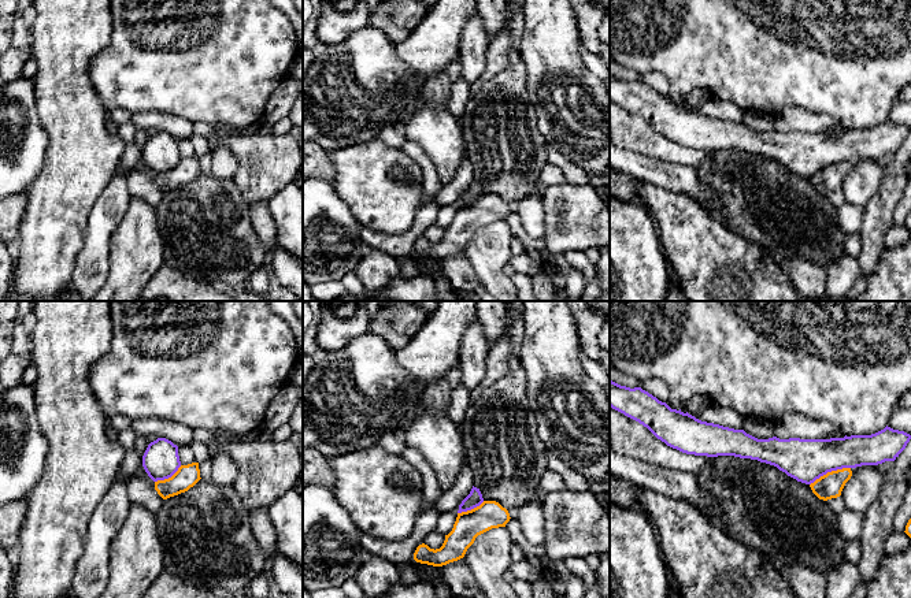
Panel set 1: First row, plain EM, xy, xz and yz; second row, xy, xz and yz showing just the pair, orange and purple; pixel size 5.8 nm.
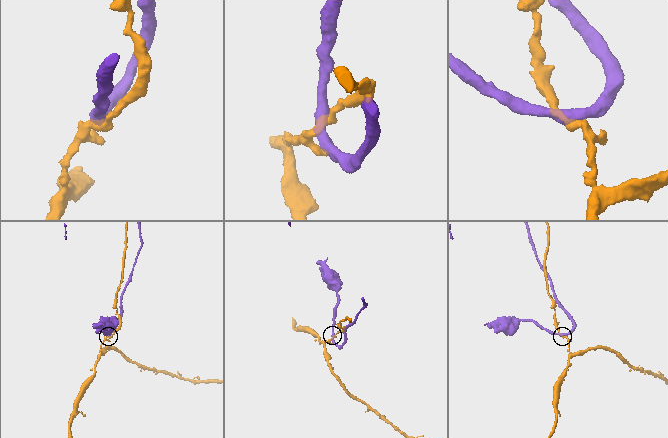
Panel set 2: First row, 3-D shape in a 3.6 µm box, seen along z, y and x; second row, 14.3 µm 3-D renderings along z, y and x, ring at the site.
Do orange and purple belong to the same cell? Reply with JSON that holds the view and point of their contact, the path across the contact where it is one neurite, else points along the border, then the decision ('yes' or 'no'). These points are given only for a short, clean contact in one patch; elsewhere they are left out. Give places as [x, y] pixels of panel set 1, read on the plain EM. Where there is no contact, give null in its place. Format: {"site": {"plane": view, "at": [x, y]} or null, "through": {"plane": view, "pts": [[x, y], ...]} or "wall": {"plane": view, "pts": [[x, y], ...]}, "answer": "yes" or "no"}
{"site": {"plane": "yz", "at": [829, 166]}, "wall": {"plane": "yz", "pts": [[850, 160], [828, 164], [810, 178]]}, "answer": "no"}

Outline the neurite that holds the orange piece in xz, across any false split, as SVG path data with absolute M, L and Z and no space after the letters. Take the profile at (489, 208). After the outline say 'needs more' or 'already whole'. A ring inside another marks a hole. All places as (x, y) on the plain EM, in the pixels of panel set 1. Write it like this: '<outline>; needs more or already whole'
M484 194L479 200L458 207L452 224L445 229L440 242L430 242L422 237L414 246L421 257L442 260L464 250L475 231L492 222L506 220L510 207L496 194Z; already whole

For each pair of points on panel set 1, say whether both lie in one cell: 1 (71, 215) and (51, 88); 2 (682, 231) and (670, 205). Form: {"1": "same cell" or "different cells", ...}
{"1": "same cell", "2": "same cell"}

